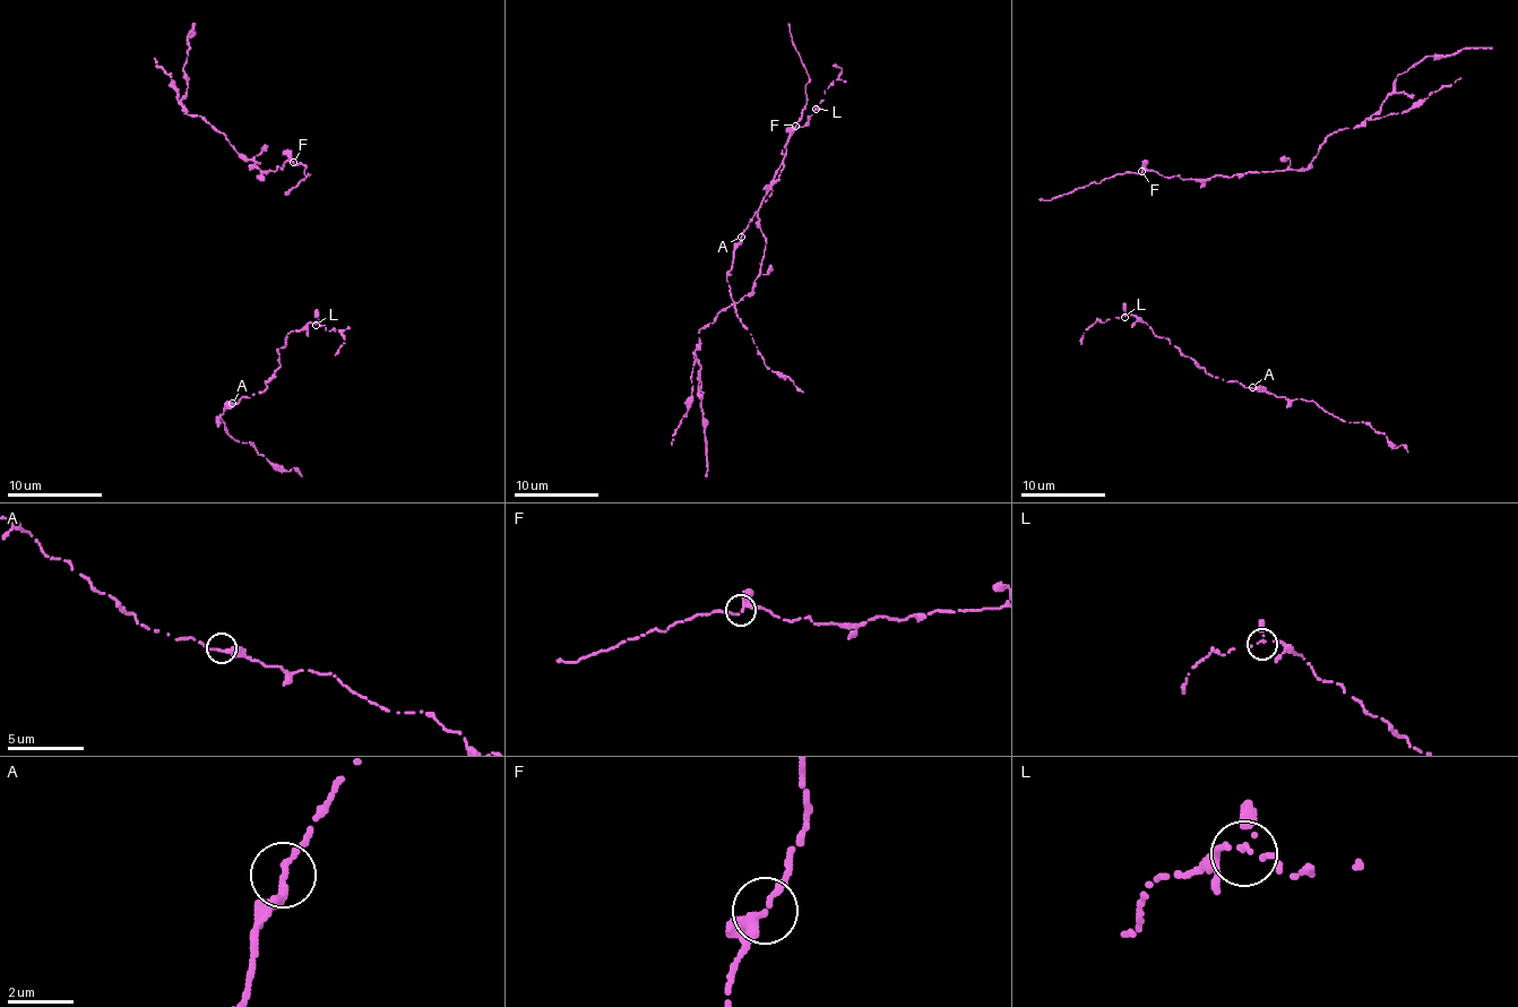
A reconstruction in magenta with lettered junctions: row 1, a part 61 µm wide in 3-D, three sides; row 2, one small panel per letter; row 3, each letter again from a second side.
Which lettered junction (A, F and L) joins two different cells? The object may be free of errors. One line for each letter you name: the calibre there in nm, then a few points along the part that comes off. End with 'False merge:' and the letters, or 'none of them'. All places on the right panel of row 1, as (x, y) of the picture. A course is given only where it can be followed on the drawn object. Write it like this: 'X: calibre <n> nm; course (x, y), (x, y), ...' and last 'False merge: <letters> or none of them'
False merge: none of them

